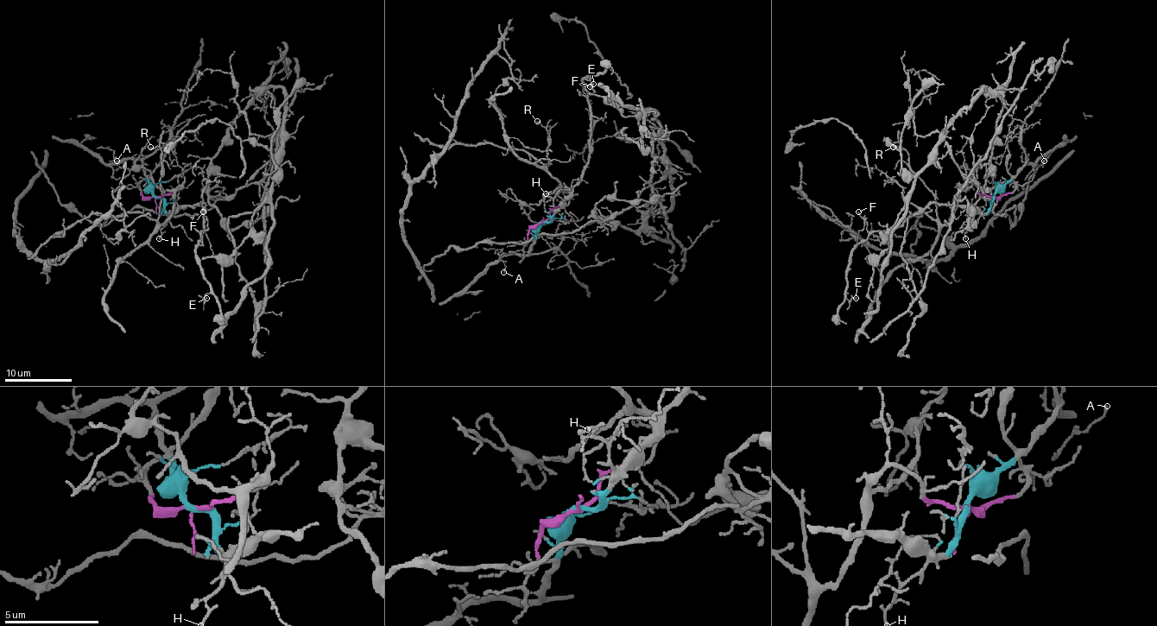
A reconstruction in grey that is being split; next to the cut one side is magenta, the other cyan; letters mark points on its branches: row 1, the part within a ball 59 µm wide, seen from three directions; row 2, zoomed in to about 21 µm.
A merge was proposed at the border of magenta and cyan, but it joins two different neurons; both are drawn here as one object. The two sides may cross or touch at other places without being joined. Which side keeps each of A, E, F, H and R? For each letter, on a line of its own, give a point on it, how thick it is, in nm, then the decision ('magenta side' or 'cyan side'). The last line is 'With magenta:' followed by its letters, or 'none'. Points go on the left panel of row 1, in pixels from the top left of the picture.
A: at (116, 161); 100 nm thick; cyan side
E: at (206, 298); 80 nm thick; cyan side
F: at (203, 211); 100 nm thick; cyan side
H: at (159, 238); 90 nm thick; cyan side
R: at (150, 147); 150 nm thick; magenta side
With magenta: R

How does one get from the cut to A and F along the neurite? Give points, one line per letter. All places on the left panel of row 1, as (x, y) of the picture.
A: (154, 196), (148, 176), (138, 159), (120, 159), (111, 166), (115, 169), (118, 169), (116, 161)
F: (154, 196), (163, 201), (168, 213), (200, 203), (204, 226), (200, 245), (207, 226), (202, 211)

